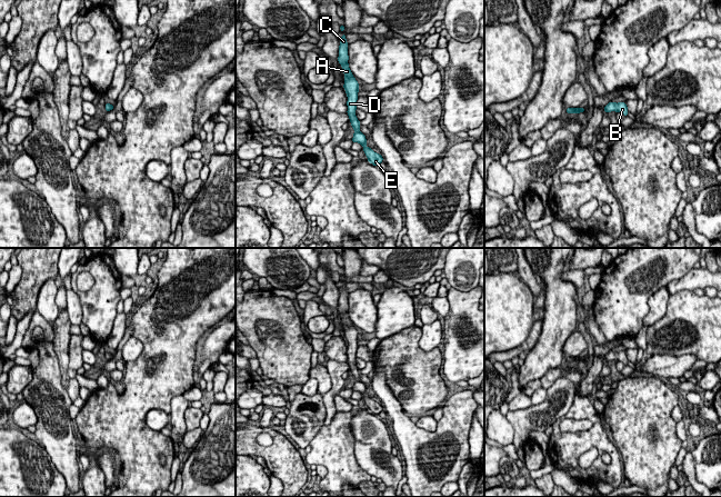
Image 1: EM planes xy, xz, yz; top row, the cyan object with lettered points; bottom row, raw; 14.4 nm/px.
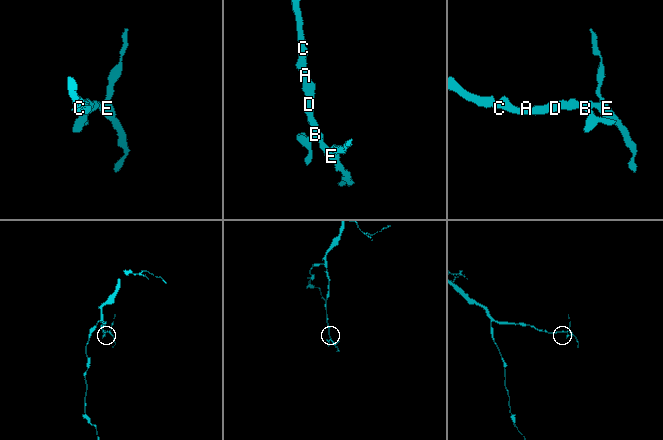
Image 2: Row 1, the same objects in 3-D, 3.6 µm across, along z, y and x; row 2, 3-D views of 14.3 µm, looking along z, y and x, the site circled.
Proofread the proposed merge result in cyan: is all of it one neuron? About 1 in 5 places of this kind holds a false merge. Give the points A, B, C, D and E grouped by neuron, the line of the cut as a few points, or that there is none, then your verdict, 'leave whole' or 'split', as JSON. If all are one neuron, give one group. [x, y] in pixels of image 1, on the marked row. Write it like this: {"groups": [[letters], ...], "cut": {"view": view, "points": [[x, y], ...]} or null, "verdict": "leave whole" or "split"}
{"groups": [["A", "B", "C", "D", "E"]], "cut": null, "verdict": "leave whole"}

